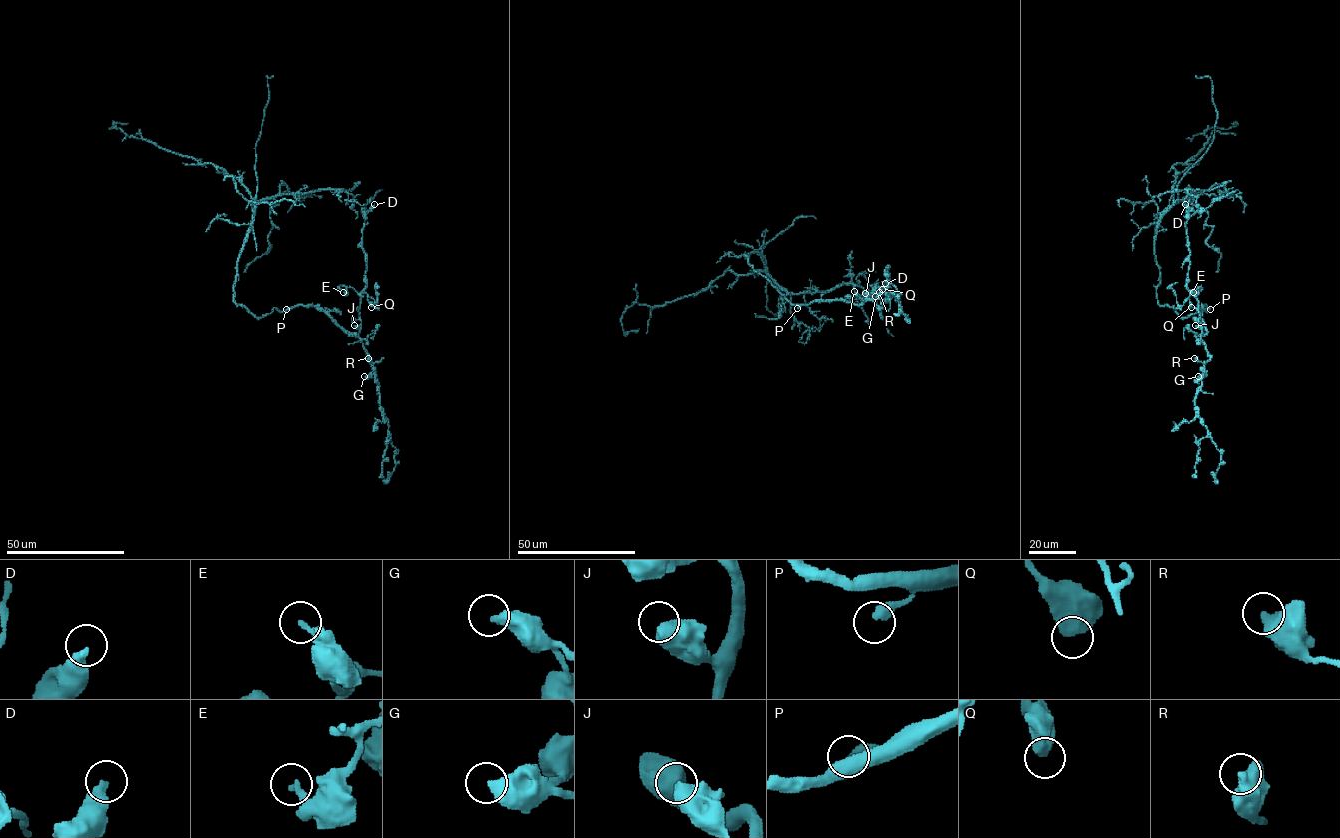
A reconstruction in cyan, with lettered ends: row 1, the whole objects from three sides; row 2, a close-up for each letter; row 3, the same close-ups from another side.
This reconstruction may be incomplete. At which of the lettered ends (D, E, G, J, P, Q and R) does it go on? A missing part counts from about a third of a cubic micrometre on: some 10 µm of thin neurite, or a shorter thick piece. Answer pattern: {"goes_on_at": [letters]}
{"goes_on_at": []}

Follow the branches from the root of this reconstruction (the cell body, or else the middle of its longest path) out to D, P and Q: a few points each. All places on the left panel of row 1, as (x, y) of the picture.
D: (239, 305), (256, 317), (274, 308), (317, 305), (357, 335), (366, 286), (364, 216), (374, 204)
P: (239, 305), (256, 317), (263, 317), (274, 308), (279, 311), (286, 309)
Q: (239, 305), (256, 317), (274, 308), (317, 305), (354, 335), (361, 324), (362, 293), (371, 307)

